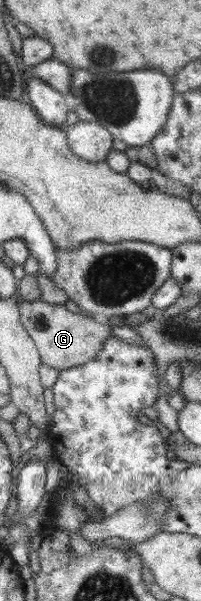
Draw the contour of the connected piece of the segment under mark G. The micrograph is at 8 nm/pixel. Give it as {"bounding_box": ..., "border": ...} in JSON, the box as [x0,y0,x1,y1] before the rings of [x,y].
{"bounding_box":[17,300,112,372],"border":[[[17,300],[20,312],[20,322],[24,330],[35,342],[41,357],[41,363],[45,363],[59,372],[77,365],[84,365],[97,356],[106,340],[112,337],[112,320],[95,318],[90,315],[82,315],[67,311],[62,305],[50,305],[42,300],[32,302]]]}

